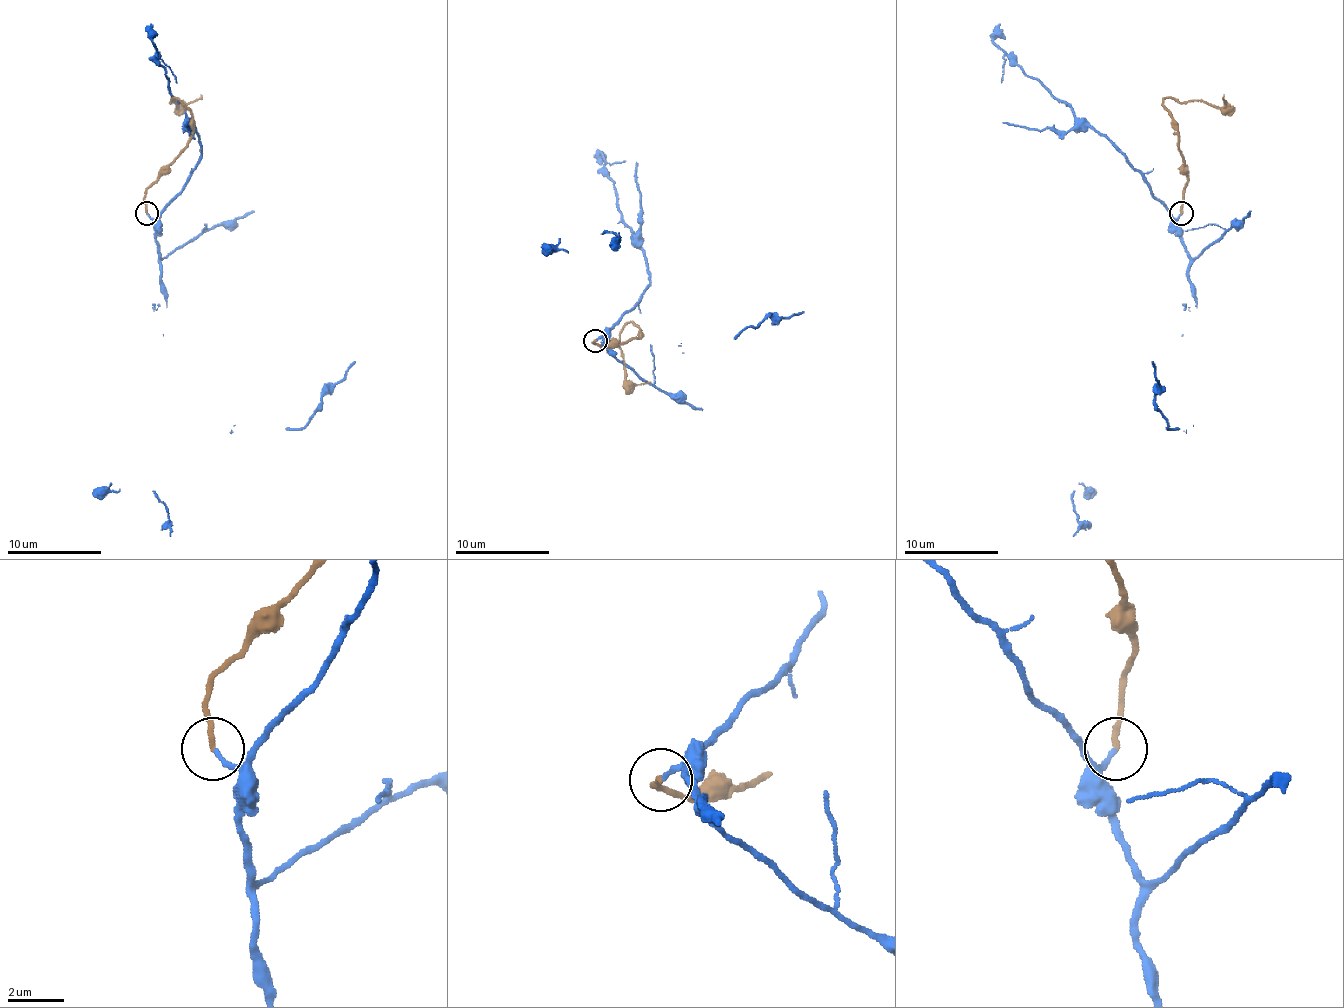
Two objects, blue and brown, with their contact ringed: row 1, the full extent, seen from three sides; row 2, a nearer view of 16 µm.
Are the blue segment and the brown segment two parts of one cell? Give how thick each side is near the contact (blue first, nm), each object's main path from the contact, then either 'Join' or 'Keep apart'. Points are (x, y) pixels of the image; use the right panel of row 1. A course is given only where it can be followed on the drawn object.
Thickness 170 nm (blue) against 190 nm. Course of blue: (1181, 214), (1176, 235), (1190, 261), (1192, 294), (1183, 310), (1192, 425), (1091, 522), (1077, 520), (1075, 491). Course of brown: (1181, 214), (1188, 164), (1171, 115), (1162, 103), (1166, 98), (1207, 101), (1221, 108), (1225, 103), (1223, 94). Join

